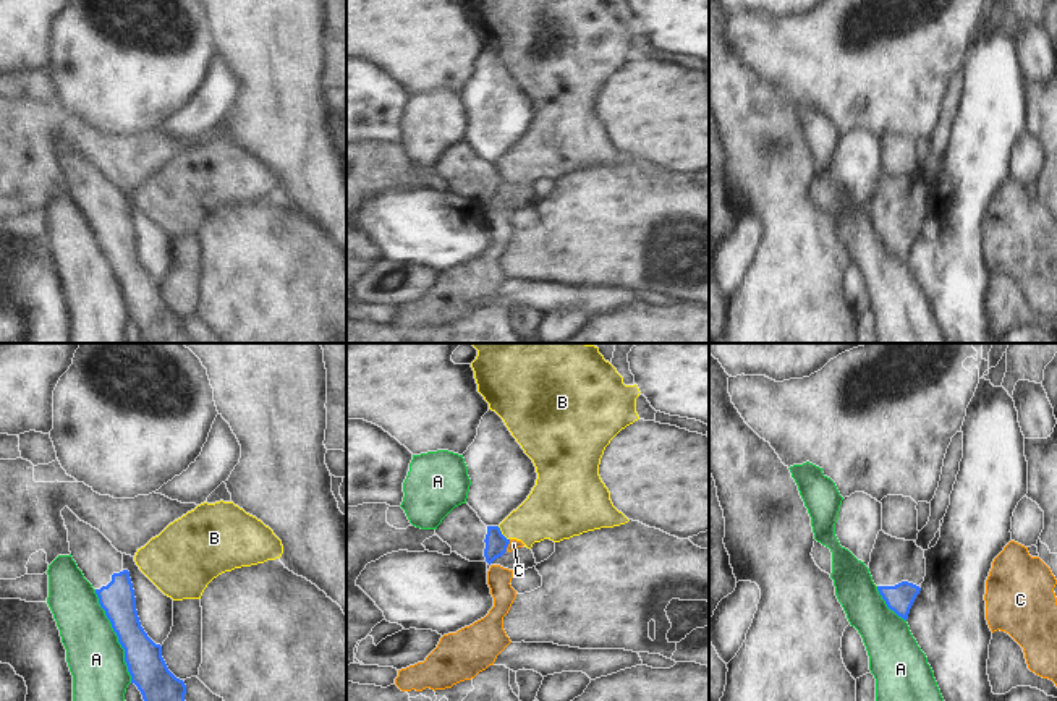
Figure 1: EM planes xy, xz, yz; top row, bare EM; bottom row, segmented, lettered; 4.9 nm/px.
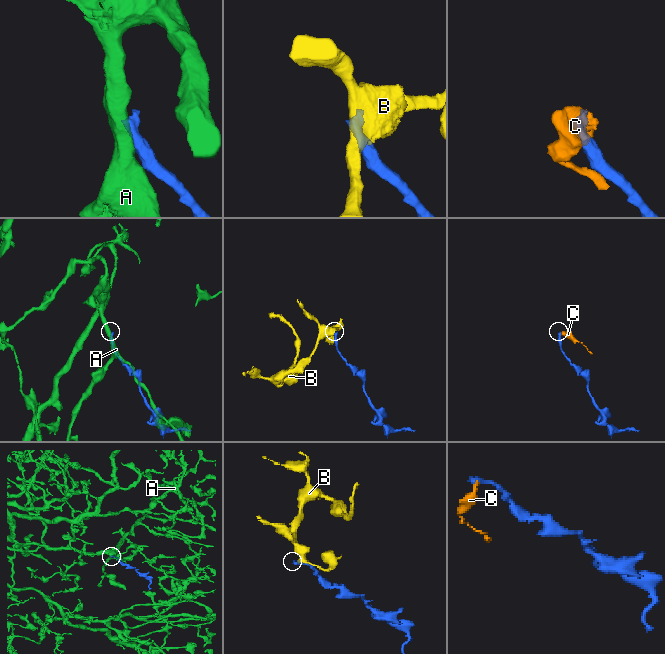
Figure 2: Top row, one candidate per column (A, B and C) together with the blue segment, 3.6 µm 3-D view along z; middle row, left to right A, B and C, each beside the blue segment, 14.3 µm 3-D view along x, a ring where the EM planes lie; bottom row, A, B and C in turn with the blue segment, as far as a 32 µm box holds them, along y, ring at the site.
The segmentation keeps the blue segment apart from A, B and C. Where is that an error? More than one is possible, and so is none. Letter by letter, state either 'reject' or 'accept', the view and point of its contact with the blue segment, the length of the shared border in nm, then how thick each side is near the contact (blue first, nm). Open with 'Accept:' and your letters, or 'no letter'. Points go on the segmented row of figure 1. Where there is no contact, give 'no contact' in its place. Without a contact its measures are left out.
Accept: no letter
A: reject; meets blue in xy at (117, 635); contact 500 nm long; 190 nm thick on the blue side, 280 nm on the other
B: reject; meets blue in xz at (500, 533); contact 90 nm long; 110 nm thick on the blue side, 240 nm on the other
C: reject; meets blue in xz at (507, 546); contact 70 nm long; 110 nm thick on the blue side, 50 nm on the other

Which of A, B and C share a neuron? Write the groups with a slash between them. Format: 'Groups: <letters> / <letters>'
Groups: A / B C

